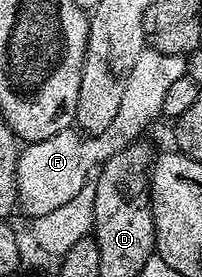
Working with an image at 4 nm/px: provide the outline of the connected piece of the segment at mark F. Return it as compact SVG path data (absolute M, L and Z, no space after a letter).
M145 48L125 82L124 95L120 107L109 128L99 134L83 135L78 129L68 128L49 136L49 140L26 143L20 149L17 160L17 192L19 193L18 209L34 220L45 216L45 212L54 212L61 208L92 181L93 175L108 158L121 152L122 148L138 141L145 128L162 115L166 90L174 81L186 77L186 57L180 54L161 53Z

